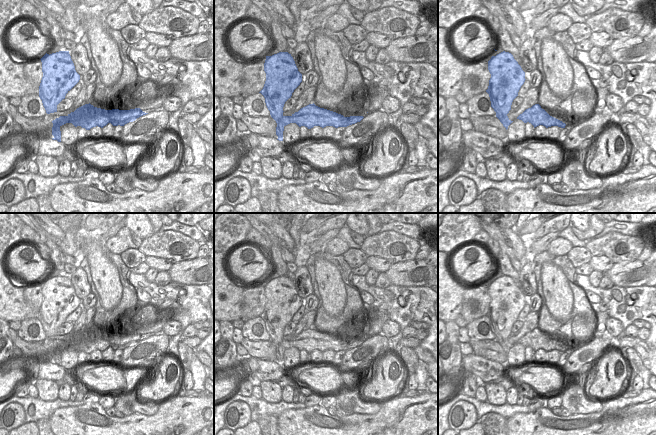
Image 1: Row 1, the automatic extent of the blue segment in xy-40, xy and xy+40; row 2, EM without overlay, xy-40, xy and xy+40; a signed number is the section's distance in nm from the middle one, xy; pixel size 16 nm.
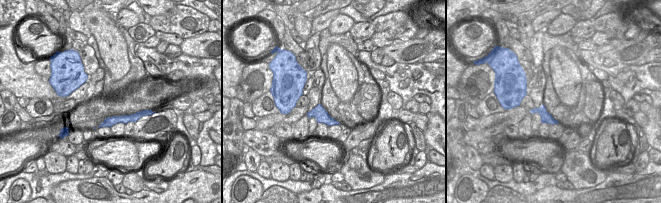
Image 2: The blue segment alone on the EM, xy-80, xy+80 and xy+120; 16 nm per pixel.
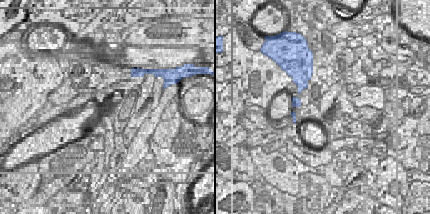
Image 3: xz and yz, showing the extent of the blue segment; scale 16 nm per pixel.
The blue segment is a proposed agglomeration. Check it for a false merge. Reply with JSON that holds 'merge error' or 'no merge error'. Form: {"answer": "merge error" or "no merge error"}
{"answer": "no merge error"}

